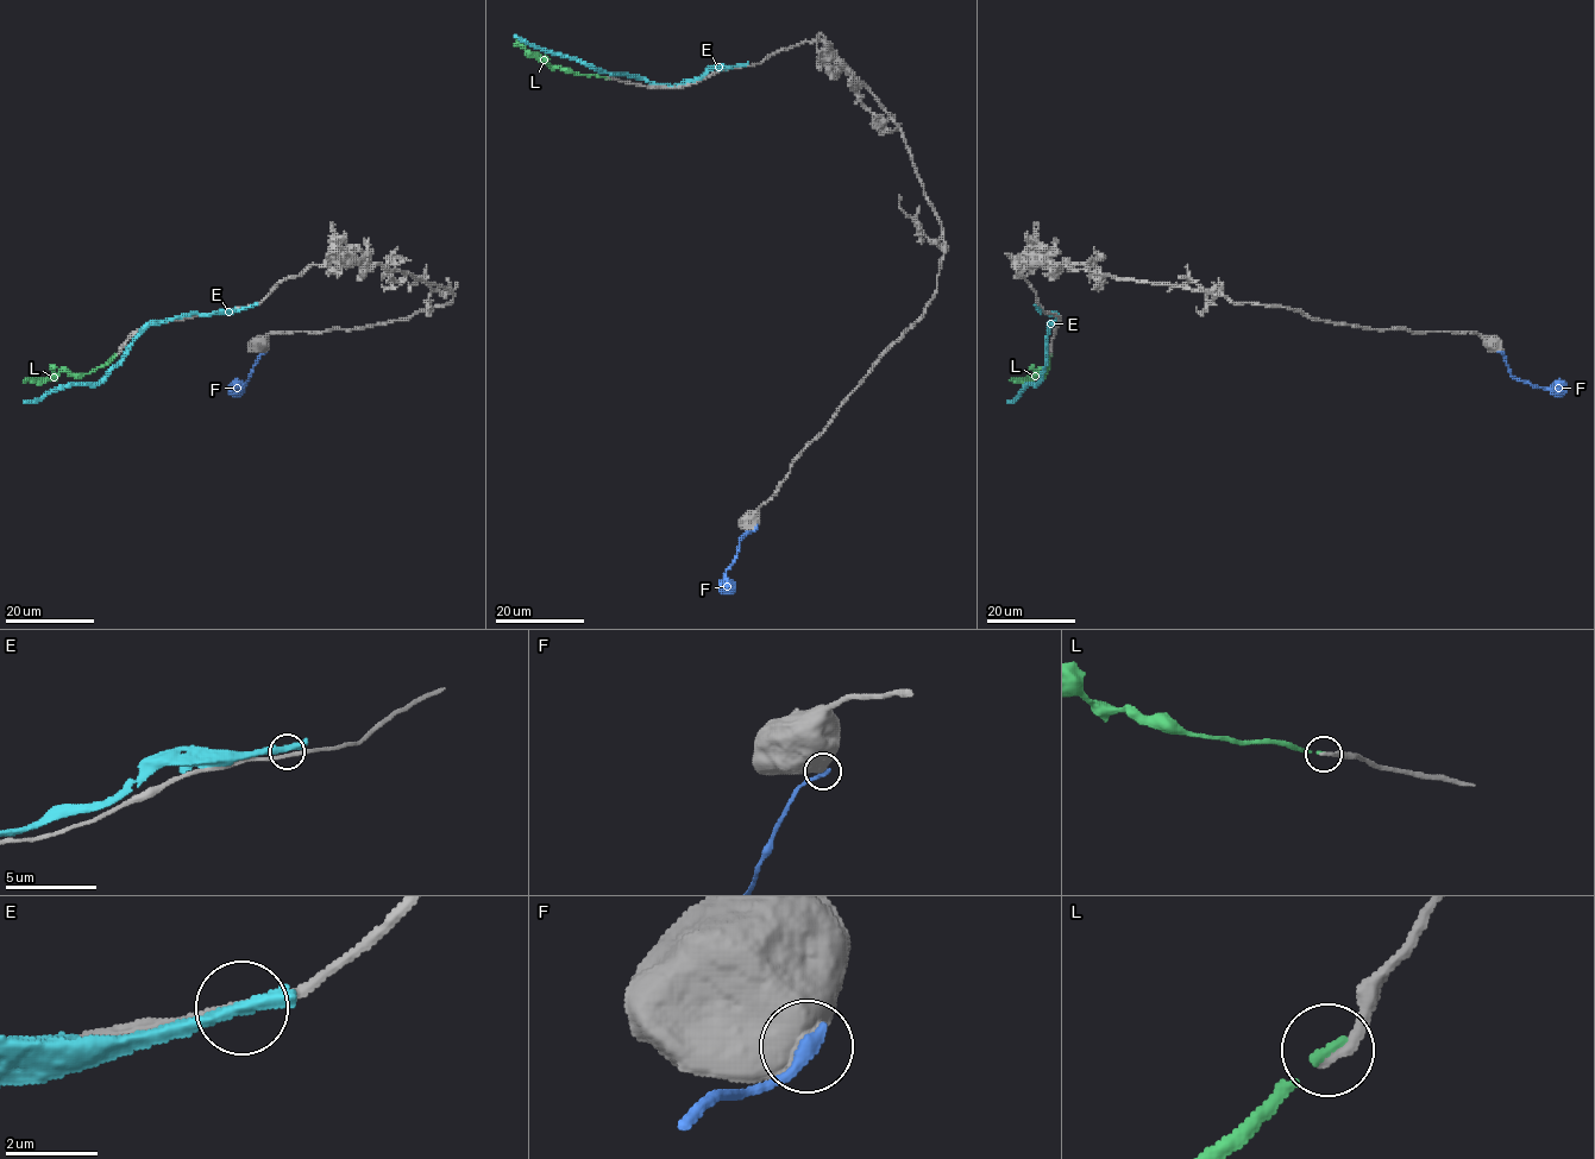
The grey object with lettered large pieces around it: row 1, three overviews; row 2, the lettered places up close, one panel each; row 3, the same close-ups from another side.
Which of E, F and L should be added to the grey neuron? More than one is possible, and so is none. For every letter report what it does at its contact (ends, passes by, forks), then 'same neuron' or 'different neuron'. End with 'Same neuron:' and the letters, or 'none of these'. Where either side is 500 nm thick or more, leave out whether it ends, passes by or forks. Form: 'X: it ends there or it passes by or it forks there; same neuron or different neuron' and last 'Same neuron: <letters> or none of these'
E: it passes by; different neuron
F: different neuron
L: it ends there; same neuron
Same neuron: L

